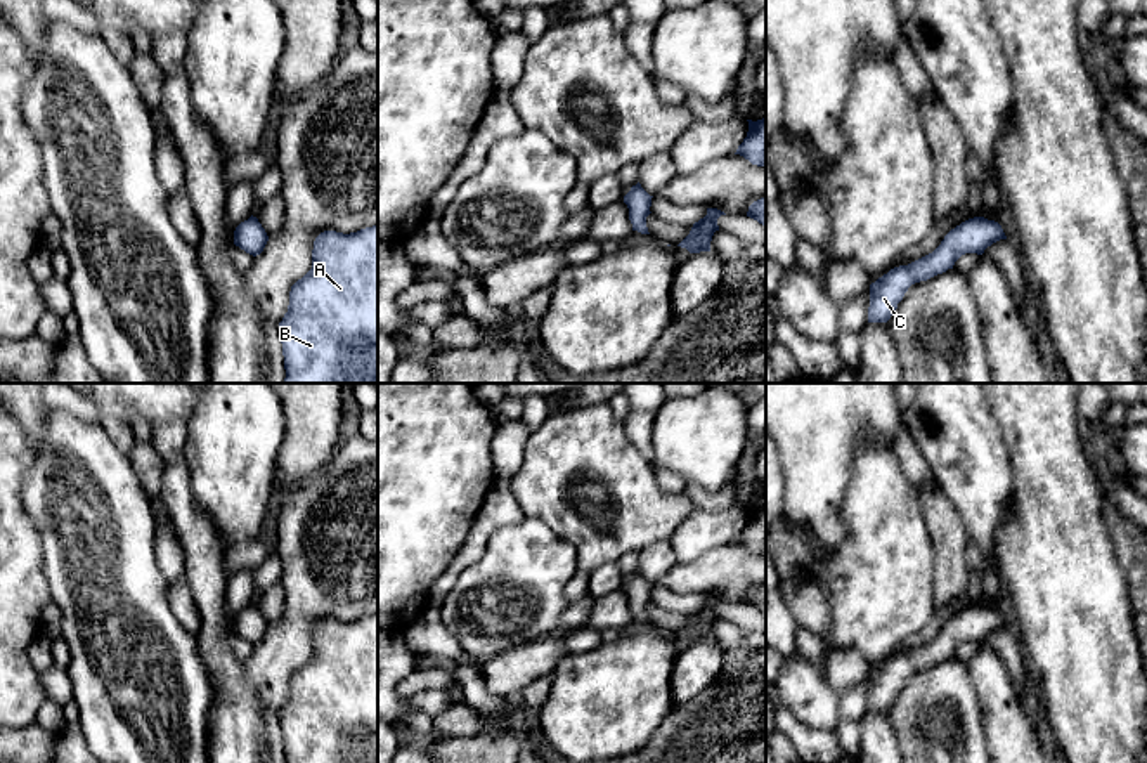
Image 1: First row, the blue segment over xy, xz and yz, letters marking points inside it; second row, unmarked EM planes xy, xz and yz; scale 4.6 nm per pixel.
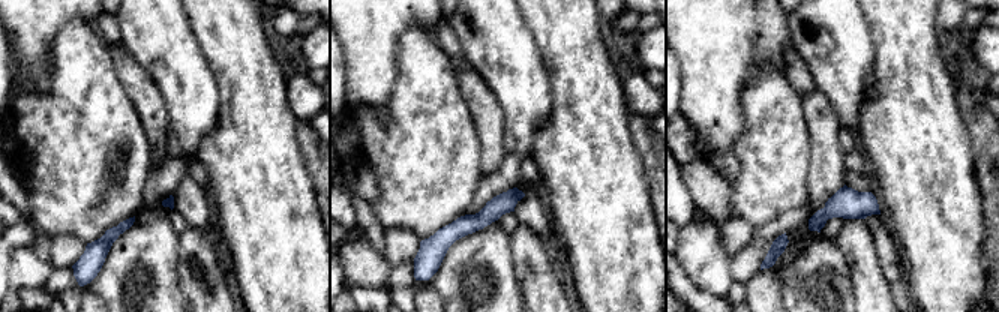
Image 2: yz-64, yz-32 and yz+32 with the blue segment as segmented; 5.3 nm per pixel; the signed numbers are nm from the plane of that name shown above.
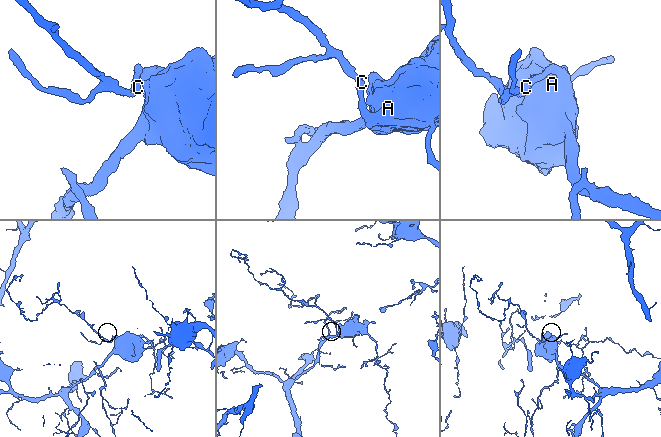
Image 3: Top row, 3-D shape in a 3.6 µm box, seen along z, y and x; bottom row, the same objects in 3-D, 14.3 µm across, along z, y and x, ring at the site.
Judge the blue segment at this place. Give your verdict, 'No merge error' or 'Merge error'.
No merge error

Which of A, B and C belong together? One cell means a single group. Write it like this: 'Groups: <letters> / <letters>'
Groups: A B C

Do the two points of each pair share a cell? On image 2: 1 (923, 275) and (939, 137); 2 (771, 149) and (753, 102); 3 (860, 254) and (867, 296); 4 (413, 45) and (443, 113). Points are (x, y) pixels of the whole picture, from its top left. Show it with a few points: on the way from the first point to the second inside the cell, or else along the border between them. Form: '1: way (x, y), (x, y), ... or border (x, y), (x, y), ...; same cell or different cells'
1: way (933, 240), (933, 171); same cell
2: way (771, 137), (771, 120), (765, 114); same cell
3: way (864, 264), (867, 285); same cell
4: way (420, 62), (425, 74), (426, 96); same cell

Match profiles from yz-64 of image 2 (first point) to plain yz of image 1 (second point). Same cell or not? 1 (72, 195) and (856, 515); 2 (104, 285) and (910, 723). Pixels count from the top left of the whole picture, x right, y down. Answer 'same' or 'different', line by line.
1: same
2: same

